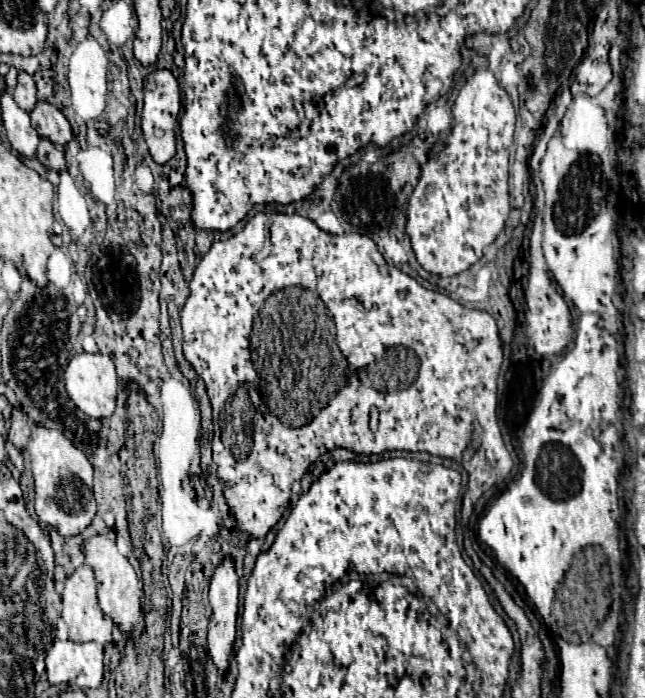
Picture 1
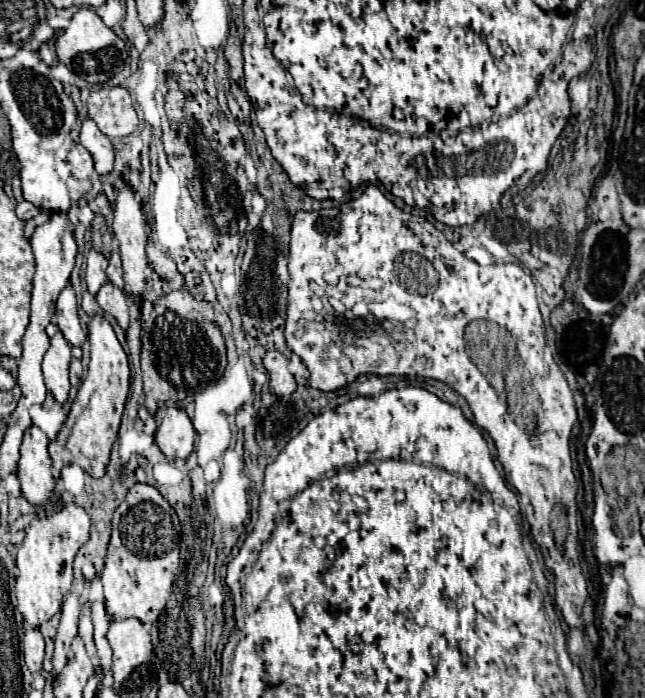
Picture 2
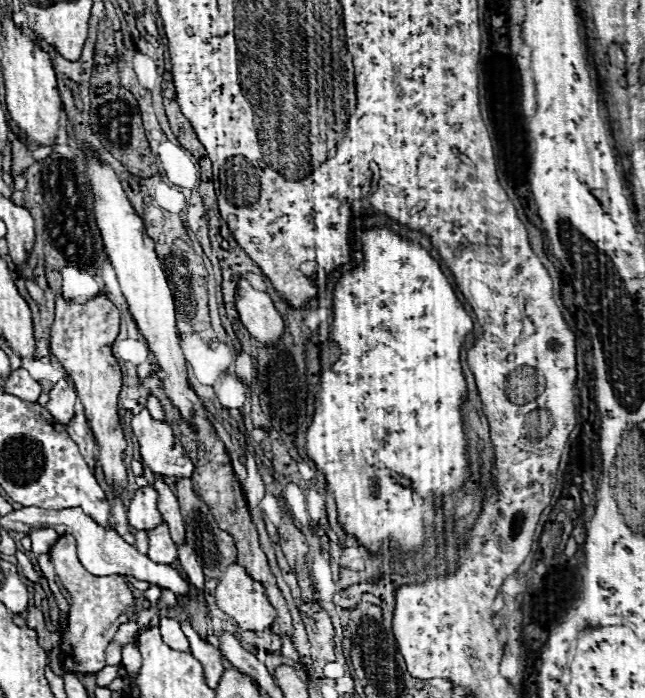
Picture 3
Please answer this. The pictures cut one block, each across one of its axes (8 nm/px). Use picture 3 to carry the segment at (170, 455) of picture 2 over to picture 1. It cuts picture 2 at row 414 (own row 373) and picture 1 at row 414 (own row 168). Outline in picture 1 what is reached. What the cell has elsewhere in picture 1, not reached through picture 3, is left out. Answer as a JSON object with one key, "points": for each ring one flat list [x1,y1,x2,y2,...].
{"points":[[76,354,68,362,64,370,64,380,66,380,66,392,74,400,74,404,88,414,90,418,108,418,112,416,116,408,116,386,118,386,118,376,114,362,106,354]]}

